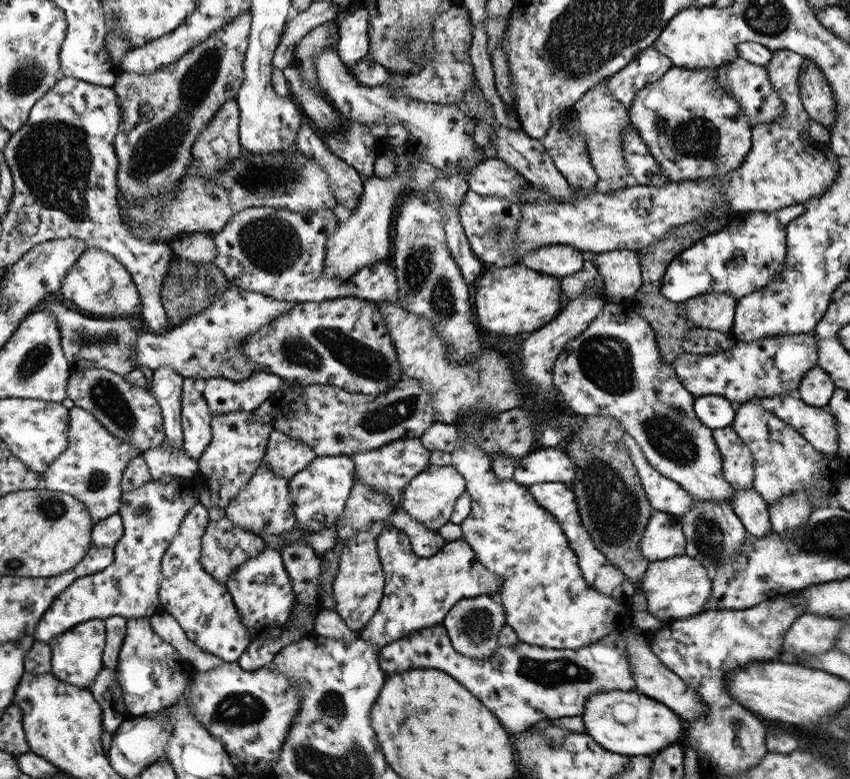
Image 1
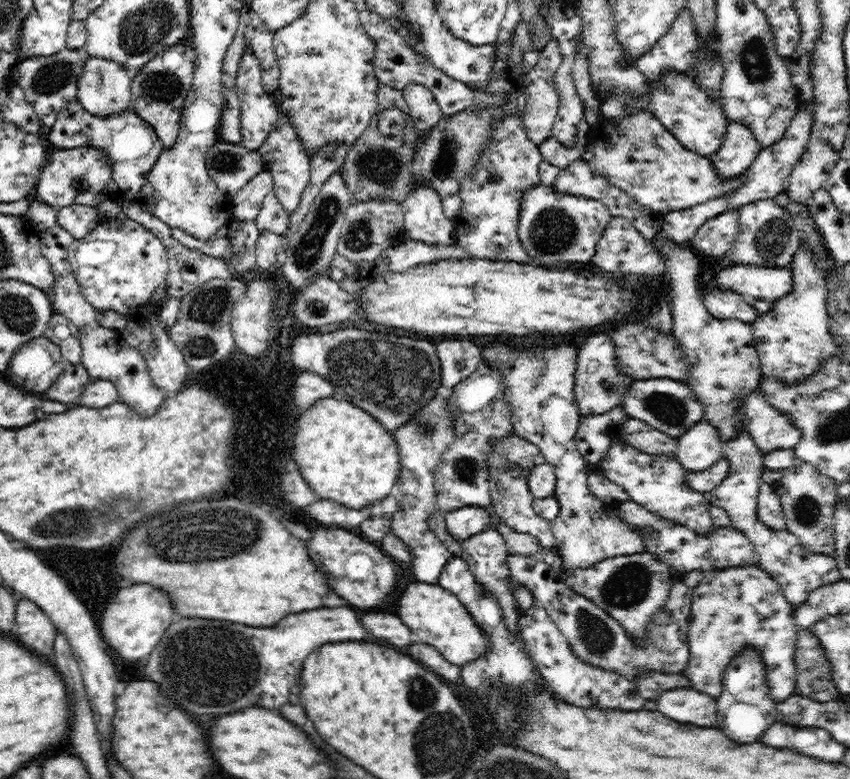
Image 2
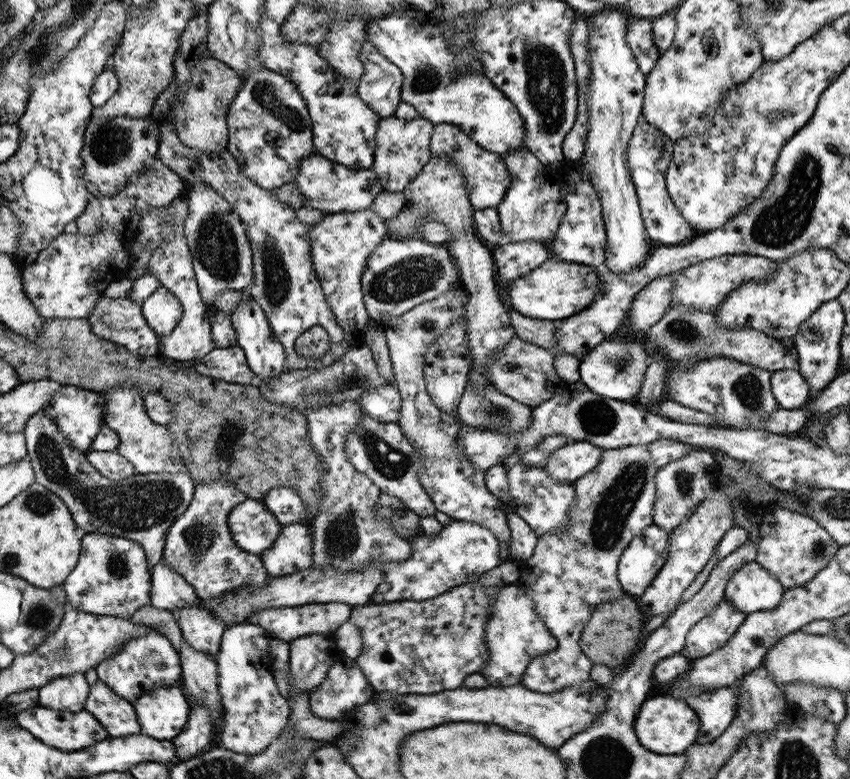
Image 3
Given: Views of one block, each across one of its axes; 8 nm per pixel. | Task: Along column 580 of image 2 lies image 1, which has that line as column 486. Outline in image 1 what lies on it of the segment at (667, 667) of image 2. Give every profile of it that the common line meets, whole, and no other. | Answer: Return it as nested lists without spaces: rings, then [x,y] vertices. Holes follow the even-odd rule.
[[[485,594],[474,598],[464,598],[448,611],[441,624],[447,630],[456,652],[462,656],[482,660],[490,658],[499,647],[497,640],[505,625],[505,610],[503,604],[495,596]]]

